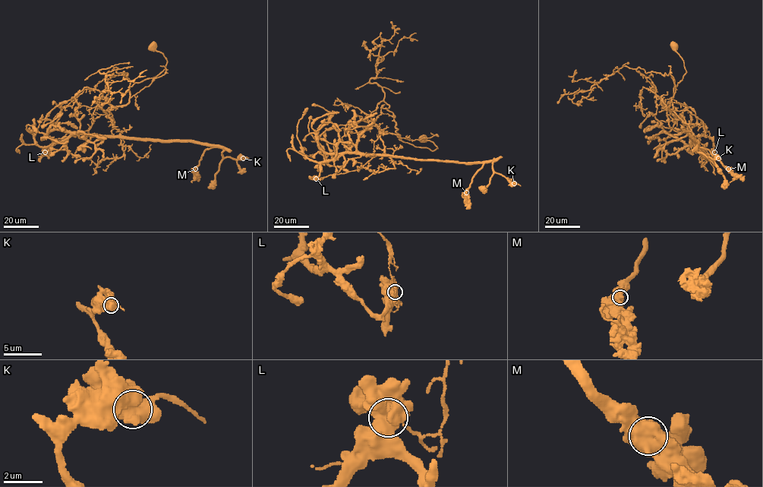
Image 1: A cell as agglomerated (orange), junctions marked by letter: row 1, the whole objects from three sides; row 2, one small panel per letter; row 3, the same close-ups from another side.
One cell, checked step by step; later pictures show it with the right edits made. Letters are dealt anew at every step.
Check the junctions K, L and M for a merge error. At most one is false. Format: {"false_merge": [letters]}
{"false_merge": ["L"]}

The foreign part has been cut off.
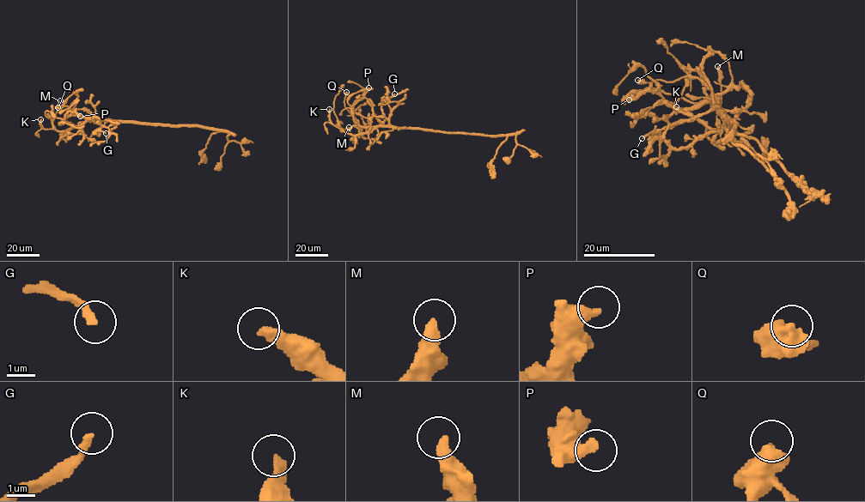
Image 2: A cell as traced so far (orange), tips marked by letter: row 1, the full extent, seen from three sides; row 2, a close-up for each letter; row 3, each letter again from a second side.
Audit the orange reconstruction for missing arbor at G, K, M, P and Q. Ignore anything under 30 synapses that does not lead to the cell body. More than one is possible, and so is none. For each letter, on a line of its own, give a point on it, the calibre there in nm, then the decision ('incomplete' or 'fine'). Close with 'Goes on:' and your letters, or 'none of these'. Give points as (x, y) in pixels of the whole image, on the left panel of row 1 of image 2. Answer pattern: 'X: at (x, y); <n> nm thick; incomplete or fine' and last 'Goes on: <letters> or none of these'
G: at (106, 133); 280 nm thick; incomplete
K: at (40, 119); 360 nm thick; fine
M: at (60, 100); 440 nm thick; fine
P: at (80, 116); 400 nm thick; fine
Q: at (57, 107); 550 nm thick; fine
Goes on: G

